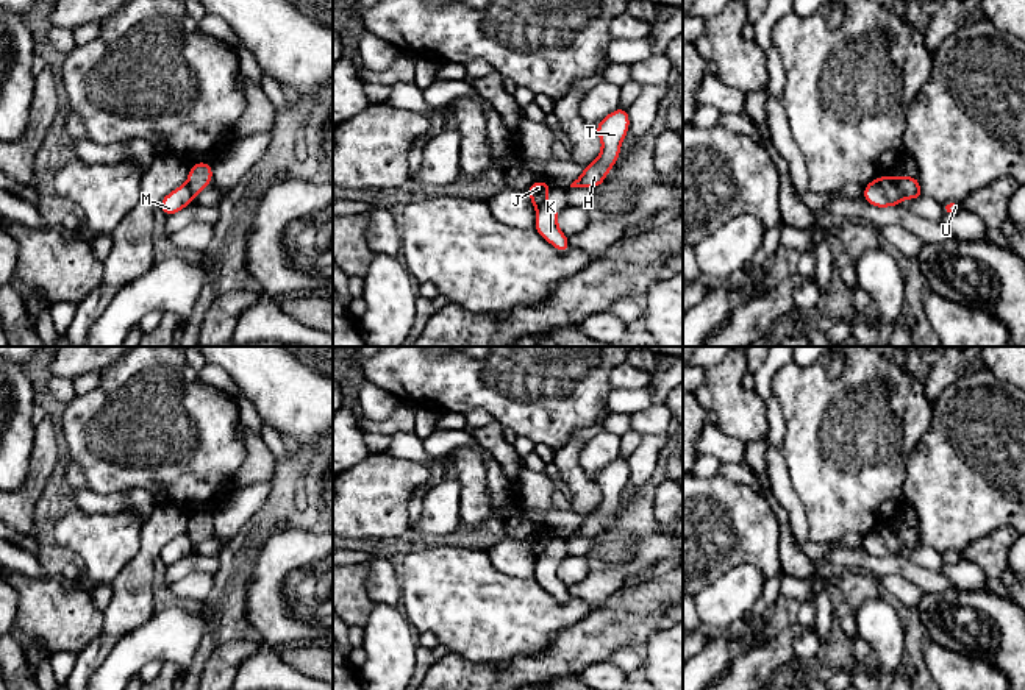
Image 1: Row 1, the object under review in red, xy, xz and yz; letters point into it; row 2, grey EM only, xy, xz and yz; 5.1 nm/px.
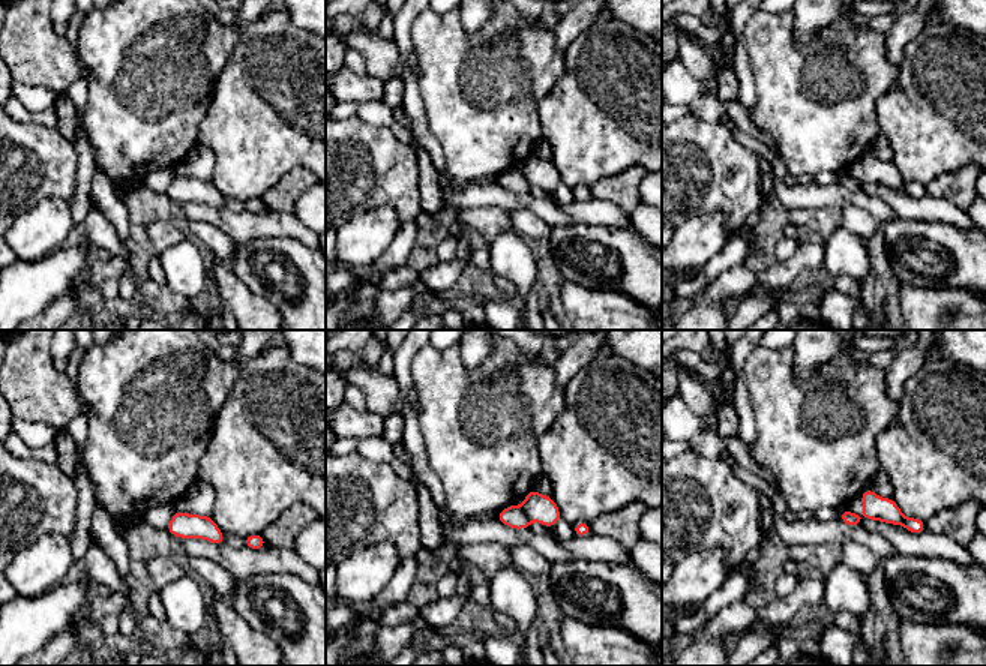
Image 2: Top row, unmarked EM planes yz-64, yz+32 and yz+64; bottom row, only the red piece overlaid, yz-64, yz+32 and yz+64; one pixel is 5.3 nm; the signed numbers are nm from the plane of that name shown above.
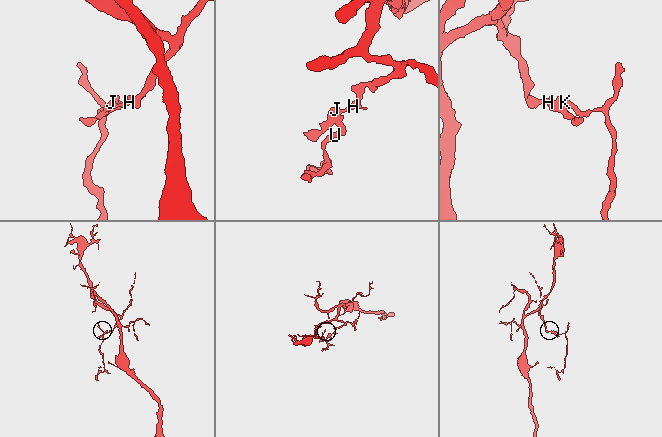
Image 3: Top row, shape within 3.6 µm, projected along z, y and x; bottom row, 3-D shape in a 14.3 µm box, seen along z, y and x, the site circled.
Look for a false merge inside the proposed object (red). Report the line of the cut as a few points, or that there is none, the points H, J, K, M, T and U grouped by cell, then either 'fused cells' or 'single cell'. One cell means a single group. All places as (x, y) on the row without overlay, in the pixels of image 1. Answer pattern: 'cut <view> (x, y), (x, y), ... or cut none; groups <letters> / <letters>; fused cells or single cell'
cut yz (891, 529), (905, 547); groups H J M T / K U; fused cells

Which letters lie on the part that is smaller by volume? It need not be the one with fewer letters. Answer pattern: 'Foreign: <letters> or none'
Foreign: K, U

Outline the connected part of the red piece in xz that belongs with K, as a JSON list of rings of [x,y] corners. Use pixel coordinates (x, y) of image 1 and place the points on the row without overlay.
[[[547,554],[538,557],[534,581],[564,604],[570,599],[570,595],[567,585],[558,578],[559,564],[559,559],[550,557]]]

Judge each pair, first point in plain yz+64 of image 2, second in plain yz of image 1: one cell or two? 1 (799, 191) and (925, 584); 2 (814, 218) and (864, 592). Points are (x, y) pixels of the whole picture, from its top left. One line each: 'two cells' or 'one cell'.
1: one cell
2: one cell

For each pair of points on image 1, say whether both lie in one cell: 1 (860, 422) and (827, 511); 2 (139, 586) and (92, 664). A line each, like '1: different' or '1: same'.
1: same
2: same

